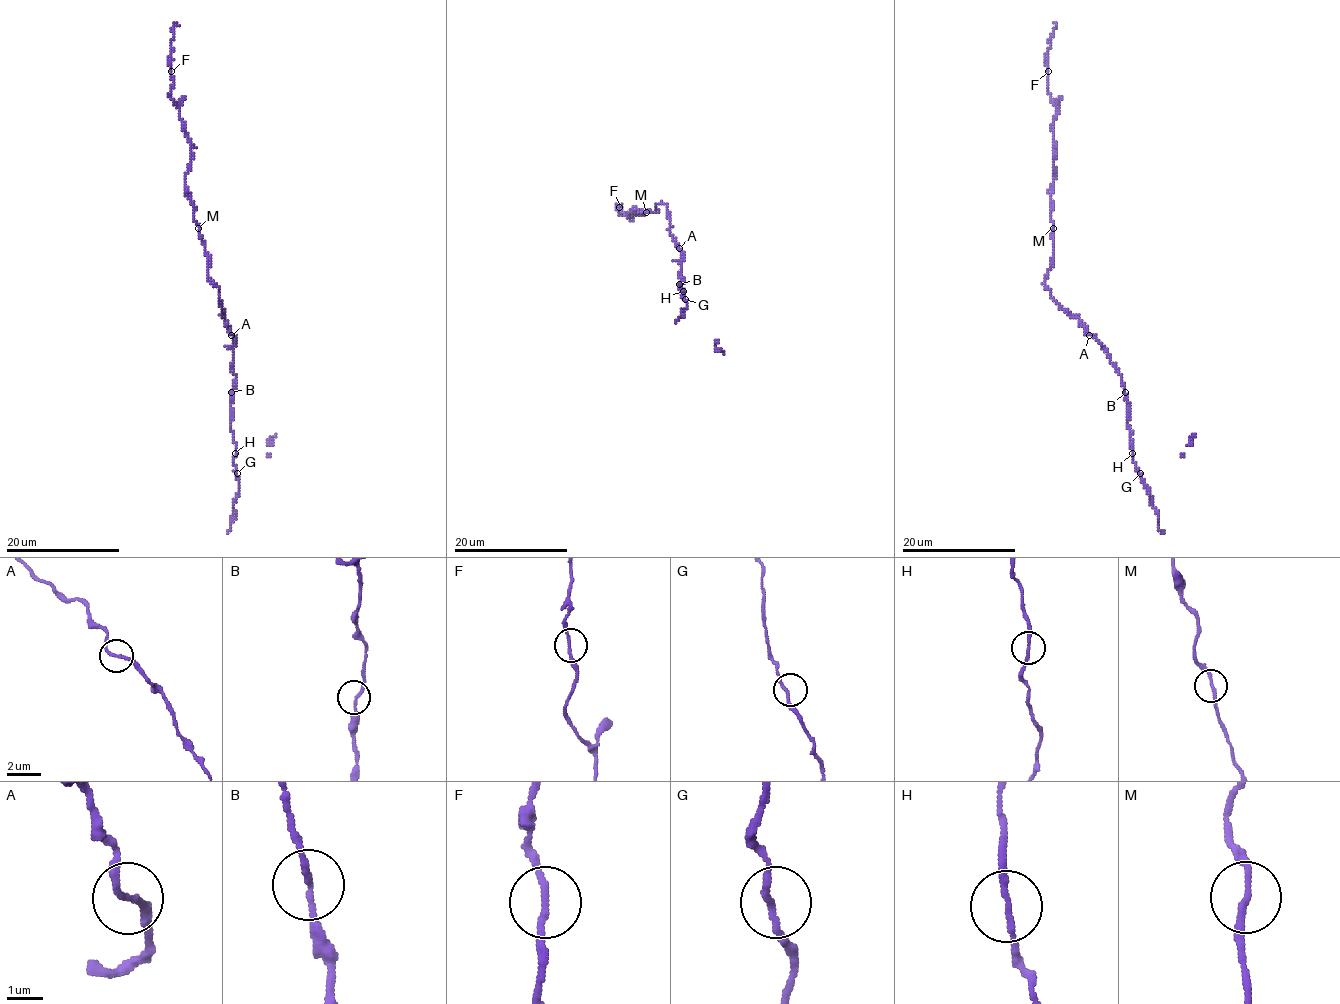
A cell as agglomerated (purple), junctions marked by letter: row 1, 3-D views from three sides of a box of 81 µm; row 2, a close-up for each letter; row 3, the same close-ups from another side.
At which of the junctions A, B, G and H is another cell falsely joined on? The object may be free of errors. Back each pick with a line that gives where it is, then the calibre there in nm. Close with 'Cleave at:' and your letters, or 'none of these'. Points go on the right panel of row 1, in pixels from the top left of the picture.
Cleave at: none of these

